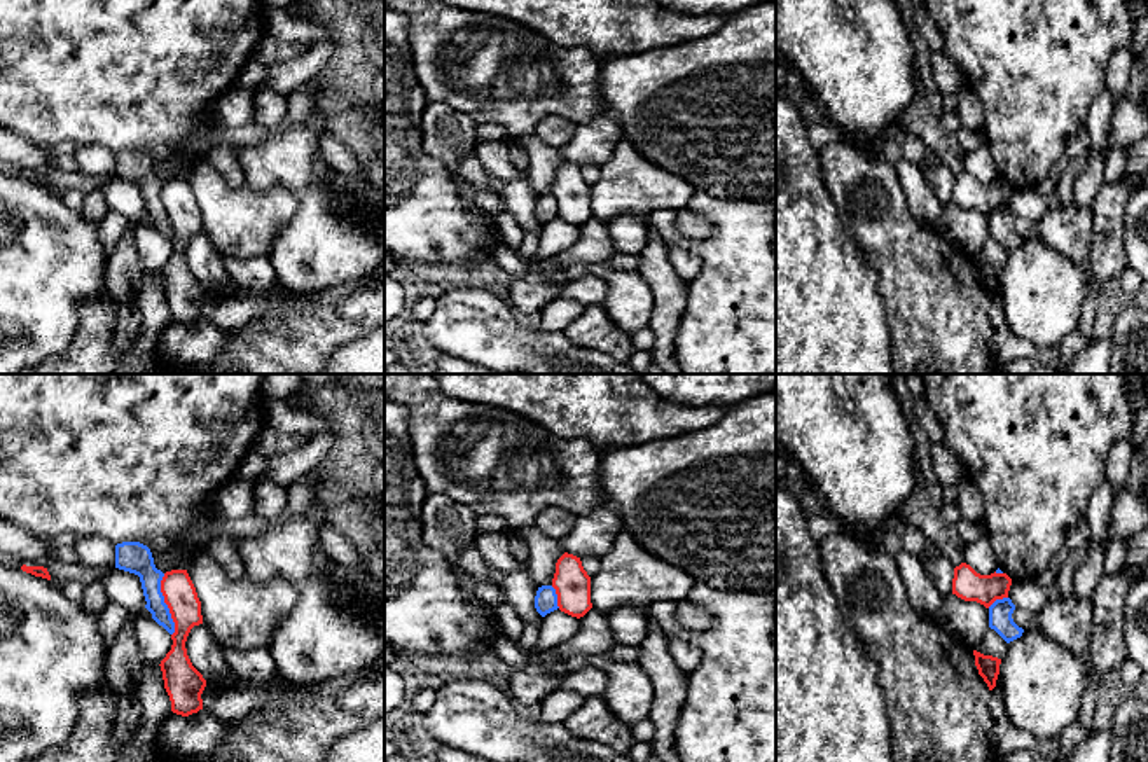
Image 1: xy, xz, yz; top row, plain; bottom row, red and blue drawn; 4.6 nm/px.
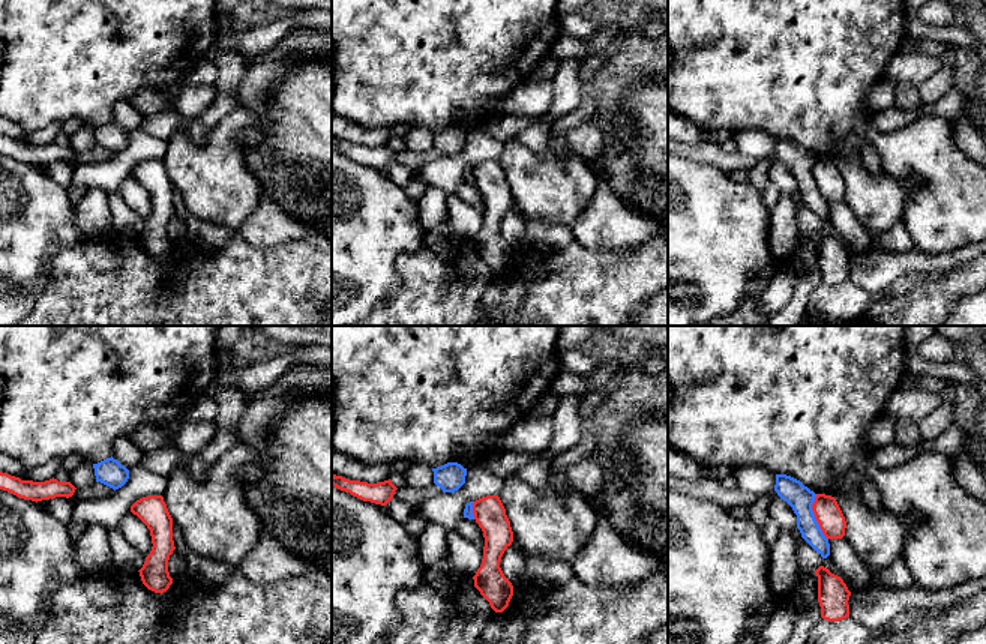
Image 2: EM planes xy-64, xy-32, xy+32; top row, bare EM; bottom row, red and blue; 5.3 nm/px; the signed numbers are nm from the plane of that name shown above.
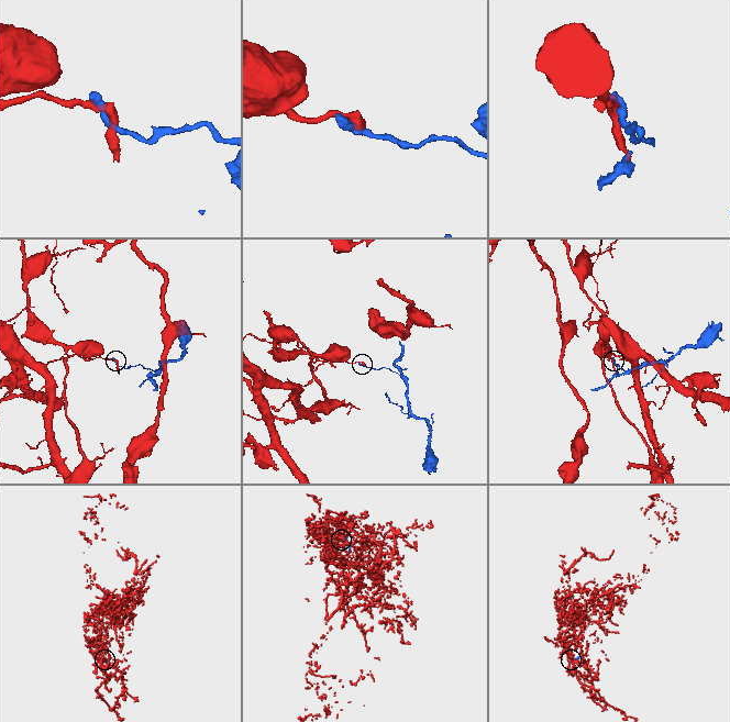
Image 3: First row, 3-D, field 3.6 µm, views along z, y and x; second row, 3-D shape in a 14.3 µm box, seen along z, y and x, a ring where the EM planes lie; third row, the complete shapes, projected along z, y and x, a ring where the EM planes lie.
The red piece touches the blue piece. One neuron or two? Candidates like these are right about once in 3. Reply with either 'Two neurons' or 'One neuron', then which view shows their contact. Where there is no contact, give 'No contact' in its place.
Two neurons. Touches red in xy

